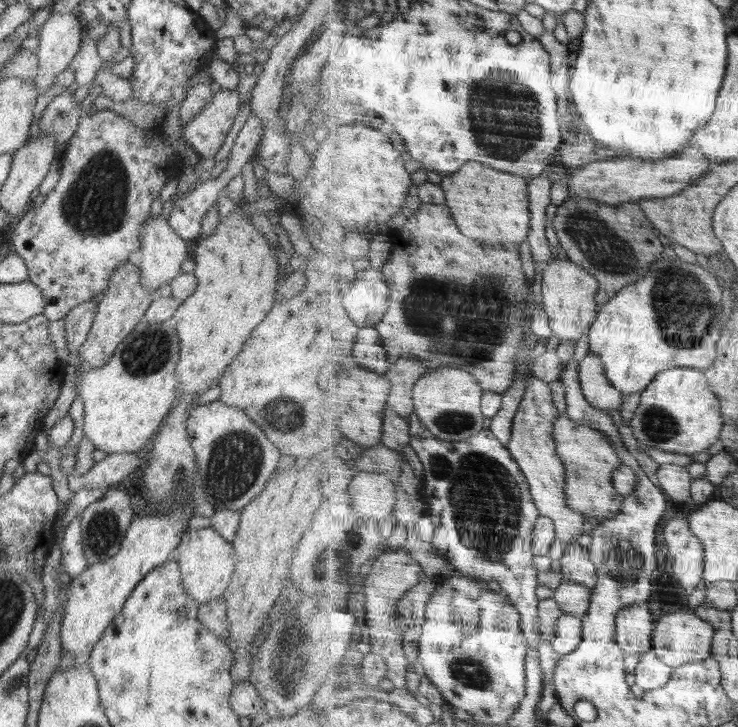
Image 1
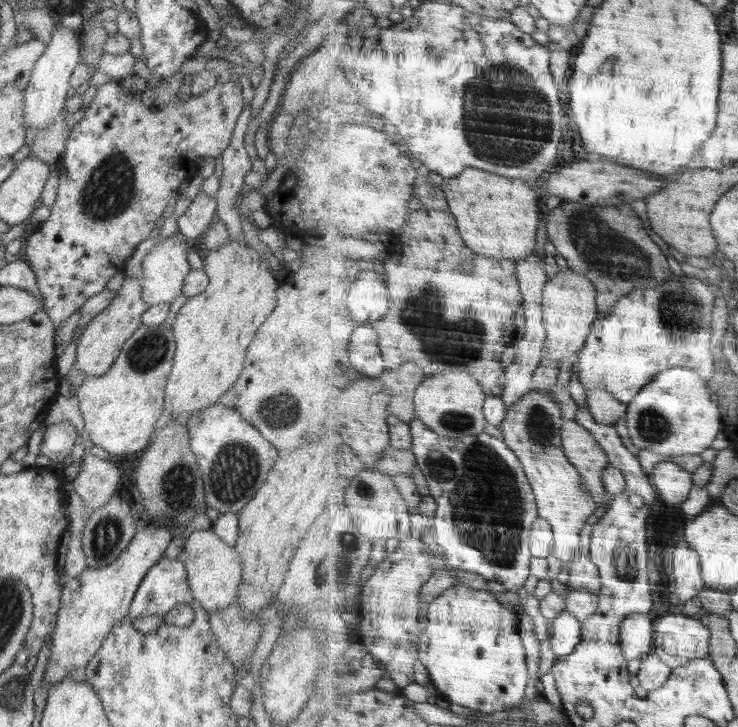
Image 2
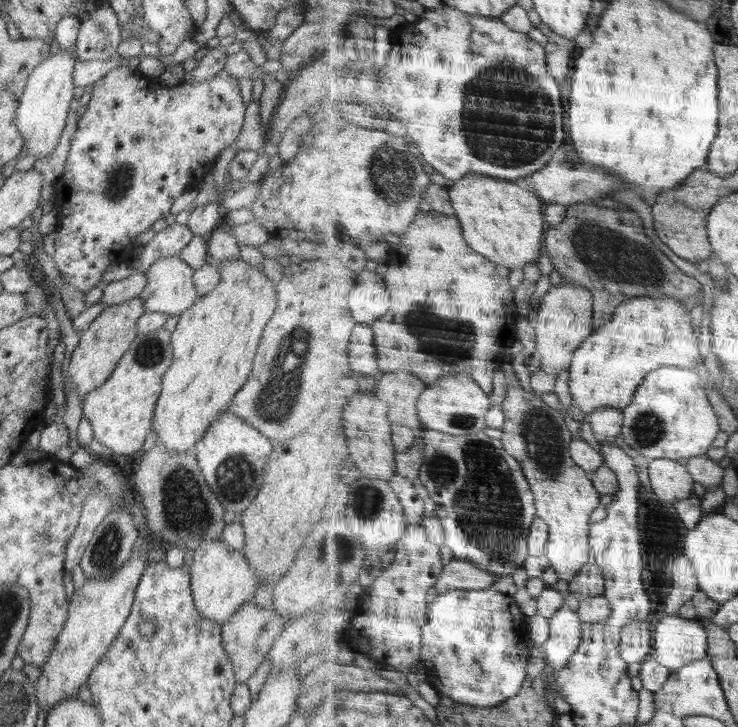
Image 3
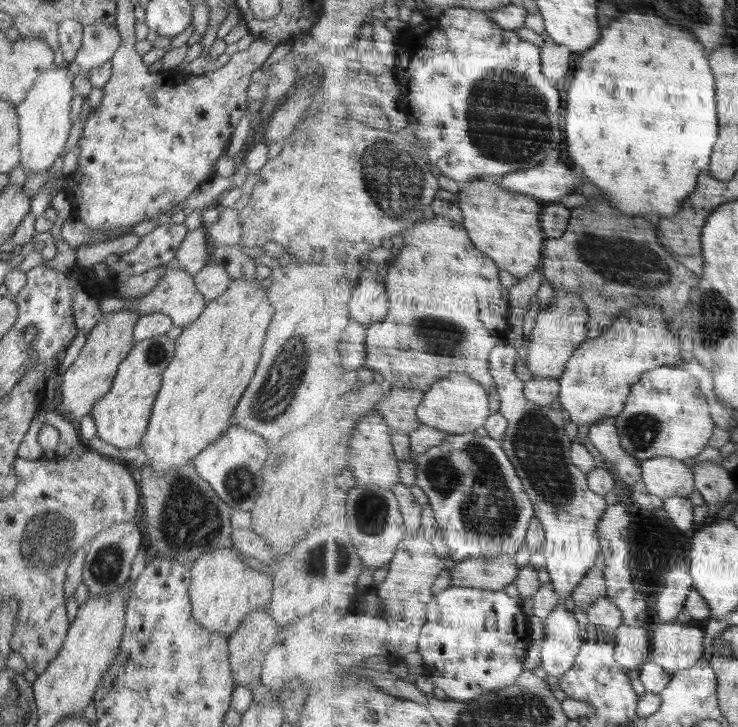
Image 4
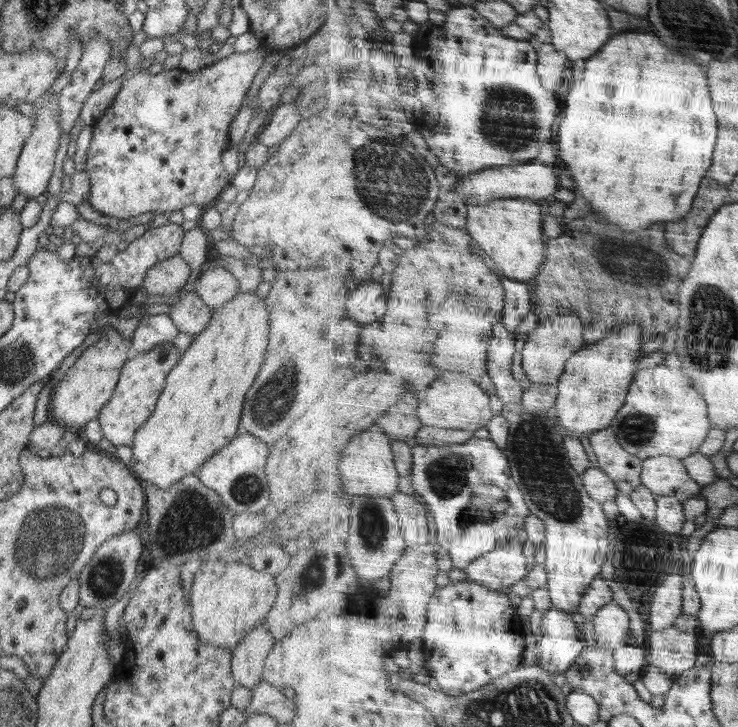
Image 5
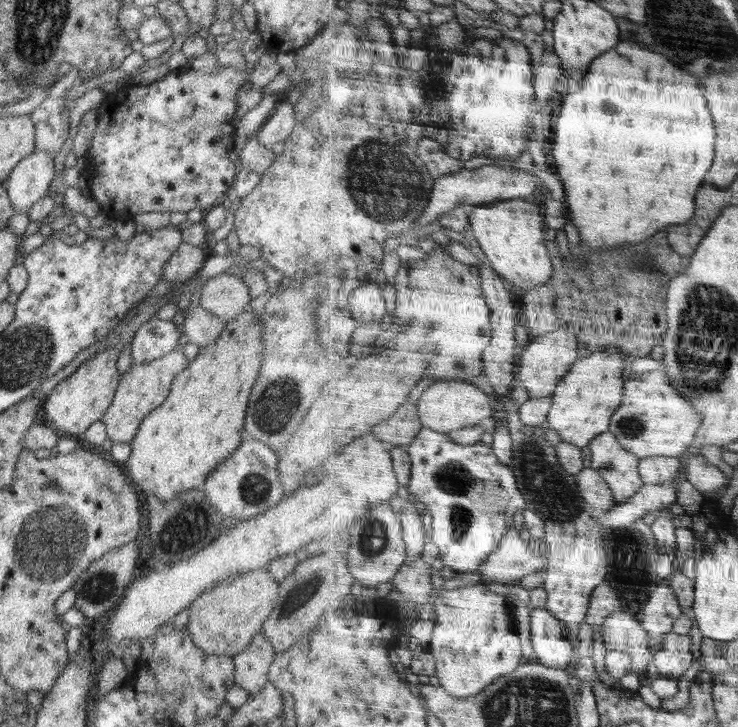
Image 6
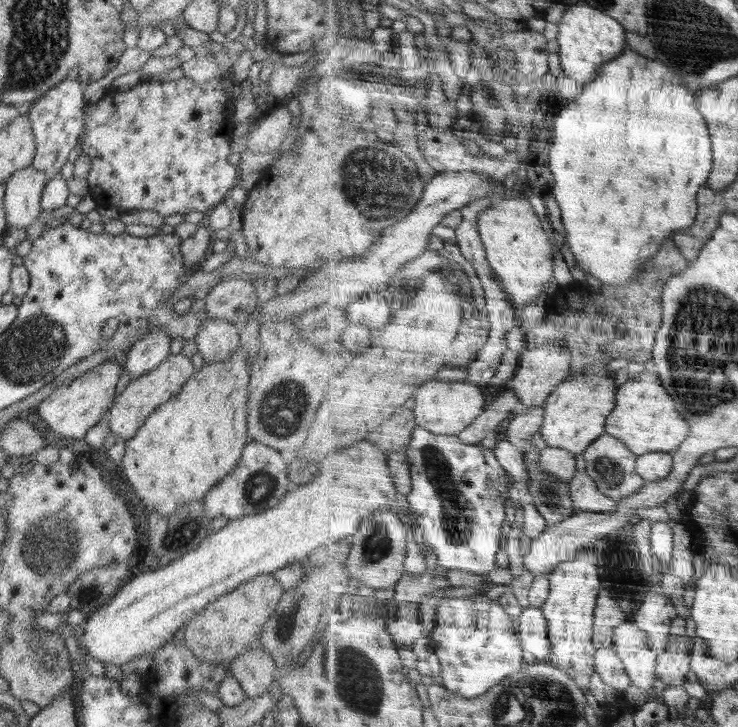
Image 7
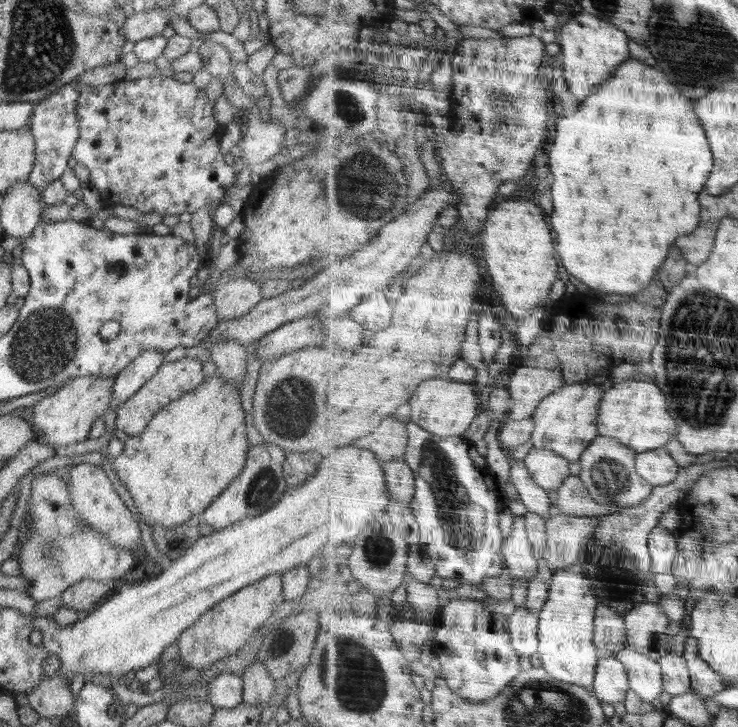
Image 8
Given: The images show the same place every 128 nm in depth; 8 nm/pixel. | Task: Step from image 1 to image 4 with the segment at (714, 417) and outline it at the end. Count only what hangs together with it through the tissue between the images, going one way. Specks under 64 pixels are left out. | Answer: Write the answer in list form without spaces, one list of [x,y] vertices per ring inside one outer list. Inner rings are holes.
[[[662,366],[650,370],[643,378],[644,382],[638,382],[636,390],[632,390],[628,410],[617,417],[624,449],[640,462],[657,457],[684,461],[700,456],[717,426],[696,378],[680,366]]]

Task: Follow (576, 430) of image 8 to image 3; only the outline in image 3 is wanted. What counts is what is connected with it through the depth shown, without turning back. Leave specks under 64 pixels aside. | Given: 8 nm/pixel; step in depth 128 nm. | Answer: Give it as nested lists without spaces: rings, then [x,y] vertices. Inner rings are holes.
[[[672,295],[662,298],[636,297],[619,306],[619,312],[612,323],[595,332],[576,352],[573,365],[568,370],[570,390],[576,406],[589,415],[604,407],[626,409],[635,400],[636,390],[643,386],[652,370],[662,366],[698,368],[700,364],[704,364],[704,356],[700,352],[700,334],[694,328],[692,310],[686,308],[684,301]]]

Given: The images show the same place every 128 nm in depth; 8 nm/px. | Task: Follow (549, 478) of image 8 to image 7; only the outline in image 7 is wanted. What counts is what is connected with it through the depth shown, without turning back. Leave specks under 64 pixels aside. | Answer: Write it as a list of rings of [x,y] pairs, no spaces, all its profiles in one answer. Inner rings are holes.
[[[547,447],[540,452],[540,466],[551,475],[570,483],[578,472],[578,460],[570,450]]]

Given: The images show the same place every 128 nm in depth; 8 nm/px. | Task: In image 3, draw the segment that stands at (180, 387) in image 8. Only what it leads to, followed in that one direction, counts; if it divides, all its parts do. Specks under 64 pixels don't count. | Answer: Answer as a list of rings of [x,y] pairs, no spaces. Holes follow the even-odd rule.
[[[164,329],[148,334],[137,333],[136,338],[134,338],[130,348],[128,348],[128,352],[116,363],[115,369],[108,381],[104,382],[104,385],[100,386],[100,388],[92,390],[82,400],[83,416],[92,425],[93,438],[96,438],[101,445],[108,447],[117,459],[127,455],[140,454],[146,435],[151,432],[153,412],[162,391],[162,376],[164,376],[174,358],[170,338],[171,333]]]

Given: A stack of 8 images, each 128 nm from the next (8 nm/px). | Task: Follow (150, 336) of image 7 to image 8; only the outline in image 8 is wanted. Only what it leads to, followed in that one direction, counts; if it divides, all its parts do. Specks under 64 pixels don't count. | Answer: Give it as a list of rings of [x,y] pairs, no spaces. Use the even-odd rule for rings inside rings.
[[[144,350],[134,358],[116,376],[112,385],[112,402],[110,406],[117,410],[134,396],[149,379],[154,377],[158,367],[163,363],[163,354],[156,350]]]

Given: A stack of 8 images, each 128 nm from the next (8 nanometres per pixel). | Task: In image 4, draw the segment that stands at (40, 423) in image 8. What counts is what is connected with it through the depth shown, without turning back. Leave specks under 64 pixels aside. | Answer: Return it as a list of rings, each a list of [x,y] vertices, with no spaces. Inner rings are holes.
[[[131,310],[102,315],[96,326],[87,334],[86,345],[82,348],[80,356],[68,367],[58,384],[57,403],[60,412],[66,416],[76,416],[80,420],[89,414],[92,405],[100,397],[108,394],[116,377],[118,365],[135,346],[133,330],[139,318],[140,316]]]

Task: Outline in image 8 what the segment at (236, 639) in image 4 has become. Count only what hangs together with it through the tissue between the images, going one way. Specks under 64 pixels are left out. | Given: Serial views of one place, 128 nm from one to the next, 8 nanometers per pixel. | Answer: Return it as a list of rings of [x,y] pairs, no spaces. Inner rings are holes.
[[[256,660],[240,674],[243,680],[243,702],[251,705],[268,706],[275,694],[274,680],[264,663]]]

